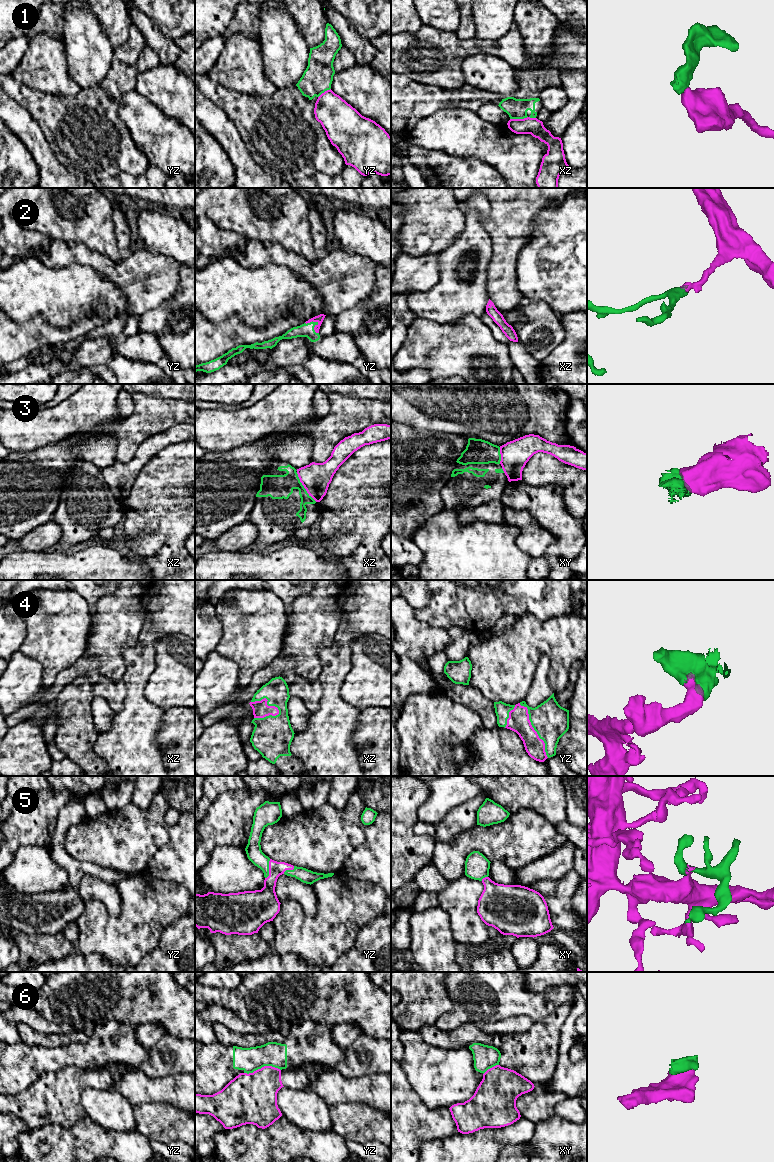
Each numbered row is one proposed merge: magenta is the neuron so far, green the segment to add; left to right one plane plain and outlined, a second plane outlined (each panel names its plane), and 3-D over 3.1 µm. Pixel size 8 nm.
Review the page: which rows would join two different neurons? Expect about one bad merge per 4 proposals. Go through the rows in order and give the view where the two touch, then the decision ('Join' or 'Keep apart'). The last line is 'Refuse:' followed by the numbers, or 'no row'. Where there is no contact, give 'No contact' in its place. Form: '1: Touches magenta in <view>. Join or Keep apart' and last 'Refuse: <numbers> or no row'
1: Touches magenta in xz. Keep apart
2: Touches magenta in yz. Join
3: Touches magenta in xz. Keep apart
4: Touches magenta in xz. Join
5: Touches magenta in yz. Join
6: Touches magenta in yz. Keep apart
Refuse: 1, 3, 6

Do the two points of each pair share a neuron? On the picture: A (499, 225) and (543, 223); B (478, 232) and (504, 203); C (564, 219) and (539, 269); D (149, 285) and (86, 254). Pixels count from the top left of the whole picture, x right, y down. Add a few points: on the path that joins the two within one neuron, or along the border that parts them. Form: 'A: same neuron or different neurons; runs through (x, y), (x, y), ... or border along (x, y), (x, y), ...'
A: different neurons; border along (536, 215), (534, 228), (524, 244)
B: different neurons; border along (479, 221), (490, 238), (492, 249)
C: same neuron; runs through (564, 231), (564, 244), (551, 257)
D: same neuron; runs through (133, 276), (113, 272), (102, 264)

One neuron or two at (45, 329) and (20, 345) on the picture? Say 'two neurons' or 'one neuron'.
one neuron

